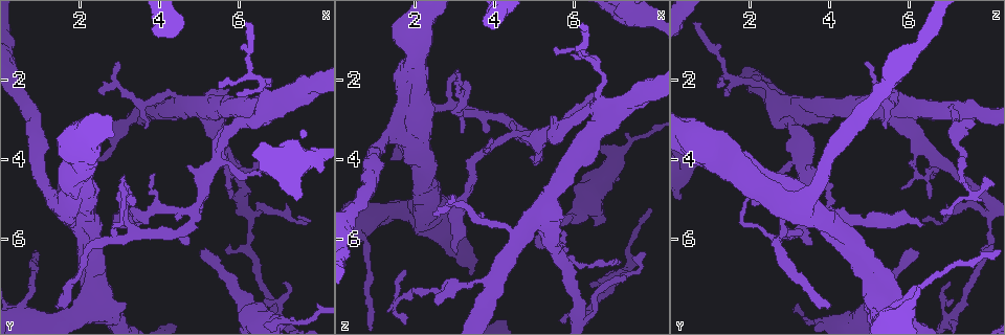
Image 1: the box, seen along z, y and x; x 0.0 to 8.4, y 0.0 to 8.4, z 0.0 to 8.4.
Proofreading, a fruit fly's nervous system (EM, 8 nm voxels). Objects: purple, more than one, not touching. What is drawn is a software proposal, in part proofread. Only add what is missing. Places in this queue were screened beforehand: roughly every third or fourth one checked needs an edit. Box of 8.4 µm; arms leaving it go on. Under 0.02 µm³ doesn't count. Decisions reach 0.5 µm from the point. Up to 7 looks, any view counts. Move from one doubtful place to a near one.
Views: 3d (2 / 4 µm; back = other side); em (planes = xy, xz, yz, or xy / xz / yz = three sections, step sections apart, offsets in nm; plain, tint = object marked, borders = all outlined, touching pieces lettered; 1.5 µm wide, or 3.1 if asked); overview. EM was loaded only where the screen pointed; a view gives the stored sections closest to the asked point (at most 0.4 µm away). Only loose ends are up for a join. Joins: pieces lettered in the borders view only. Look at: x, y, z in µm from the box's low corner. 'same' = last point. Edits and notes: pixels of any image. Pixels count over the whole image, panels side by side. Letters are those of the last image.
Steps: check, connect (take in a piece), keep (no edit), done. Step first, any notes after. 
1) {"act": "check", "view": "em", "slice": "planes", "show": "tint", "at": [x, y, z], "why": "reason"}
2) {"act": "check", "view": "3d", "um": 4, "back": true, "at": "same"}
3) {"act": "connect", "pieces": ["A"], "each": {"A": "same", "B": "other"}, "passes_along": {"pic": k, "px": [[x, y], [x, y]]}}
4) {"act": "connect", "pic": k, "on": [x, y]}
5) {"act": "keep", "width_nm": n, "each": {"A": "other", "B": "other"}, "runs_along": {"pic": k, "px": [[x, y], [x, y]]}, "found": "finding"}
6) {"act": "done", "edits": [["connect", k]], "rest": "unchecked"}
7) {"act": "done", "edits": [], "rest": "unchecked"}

{"act": "check", "view": "em", "slice": "xy", "step": 8, "show": "borders", "at": [2.60, 3.05, 7.70], "why": "branch stops here"}

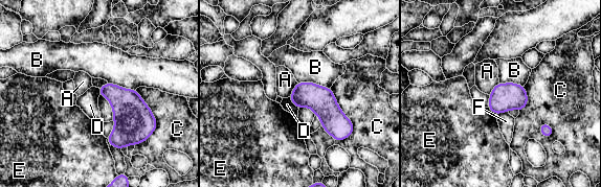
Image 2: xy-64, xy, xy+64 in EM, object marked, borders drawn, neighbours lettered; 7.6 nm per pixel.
{"act": "keep", "each": {"A": "other", "B": "other", "C": "other", "D": "other", "E": "other", "F": "other"}, "border": {"pic": 2, "px": [[297, 82], [313, 82], [330, 88]]}, "found": "none of them fits"}

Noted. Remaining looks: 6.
{"act": "check", "view": "em", "slice": "planes", "show": "plain", "at": [5.00, 6.25, 6.20], "why": "an open end"}

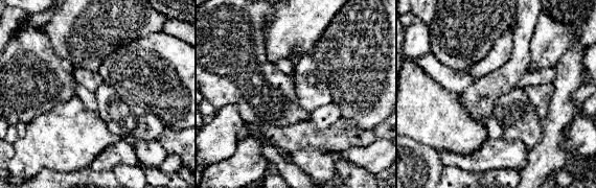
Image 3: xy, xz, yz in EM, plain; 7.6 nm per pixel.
{"act": "check", "view": "em", "slice": "planes", "show": "borders", "at": "same"}

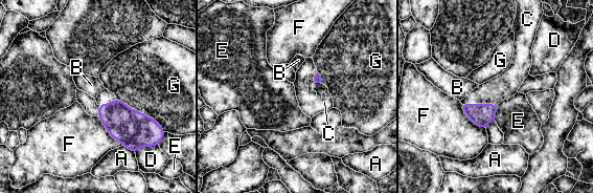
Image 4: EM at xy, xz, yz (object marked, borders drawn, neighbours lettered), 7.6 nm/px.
{"act": "connect", "pieces": ["C"], "each": {"A": "other", "B": "other", "C": "same", "D": "other", "E": "other", "F": "other", "G": "other"}, "passes_along": {"pic": 4, "px": [[480, 114], [471, 104], [494, 91]]}, "found": "it goes on there"}

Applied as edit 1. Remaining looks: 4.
{"act": "check", "view": "em", "slice": "yz", "step": 4, "show": "borders", "at": [3.05, 5.60, 6.40], "why": "long arm stops here"}

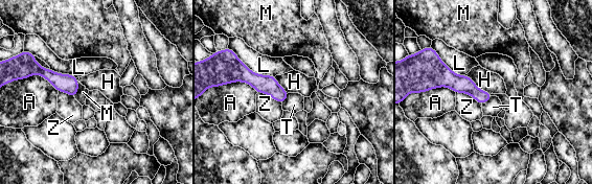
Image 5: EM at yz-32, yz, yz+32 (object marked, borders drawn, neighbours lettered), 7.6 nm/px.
{"act": "keep", "longest_contact_nm": ["L", 340], "each": {"A": "other", "H": "other", "L": "other", "M": "other", "T": "other", "Z": "other"}, "runs_along": {"pic": 5, "px": [[442, 66], [458, 84], [488, 95]]}, "found": "none of them fits"}

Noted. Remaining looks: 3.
{"act": "done", "edits": [["connect", 4]], "rest": "unchecked"}

